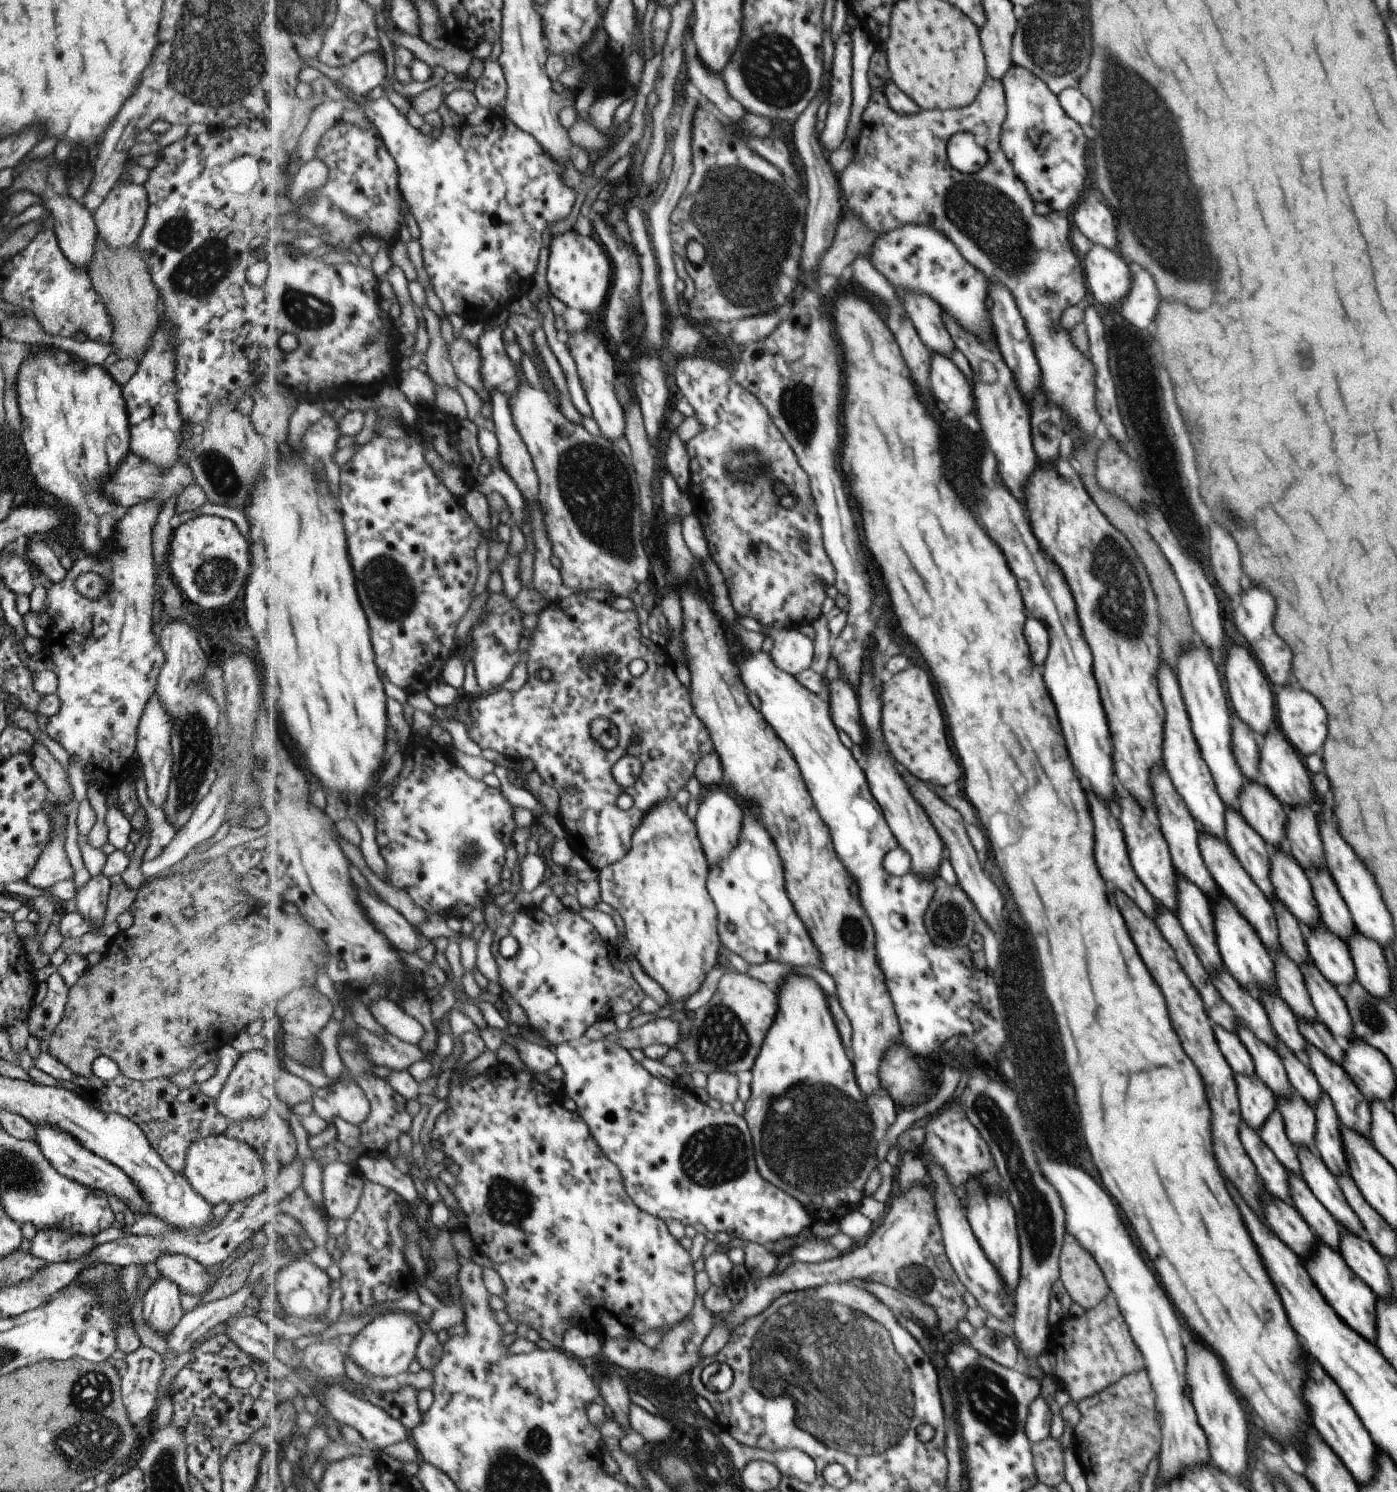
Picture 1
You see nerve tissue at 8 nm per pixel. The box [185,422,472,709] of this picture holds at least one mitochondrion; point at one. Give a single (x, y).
(378, 587)

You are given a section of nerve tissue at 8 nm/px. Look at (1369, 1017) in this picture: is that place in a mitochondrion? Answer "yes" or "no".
yes

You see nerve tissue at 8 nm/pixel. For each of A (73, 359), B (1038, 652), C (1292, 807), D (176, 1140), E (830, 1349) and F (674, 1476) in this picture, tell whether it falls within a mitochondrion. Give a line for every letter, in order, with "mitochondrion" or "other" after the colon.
A: other
B: other
C: other
D: mitochondrion
E: mitochondrion
F: mitochondrion

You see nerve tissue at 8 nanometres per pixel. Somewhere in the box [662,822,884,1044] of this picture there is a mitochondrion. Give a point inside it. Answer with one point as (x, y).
(850, 933)

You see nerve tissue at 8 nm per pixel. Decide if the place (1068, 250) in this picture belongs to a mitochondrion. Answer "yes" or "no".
no

